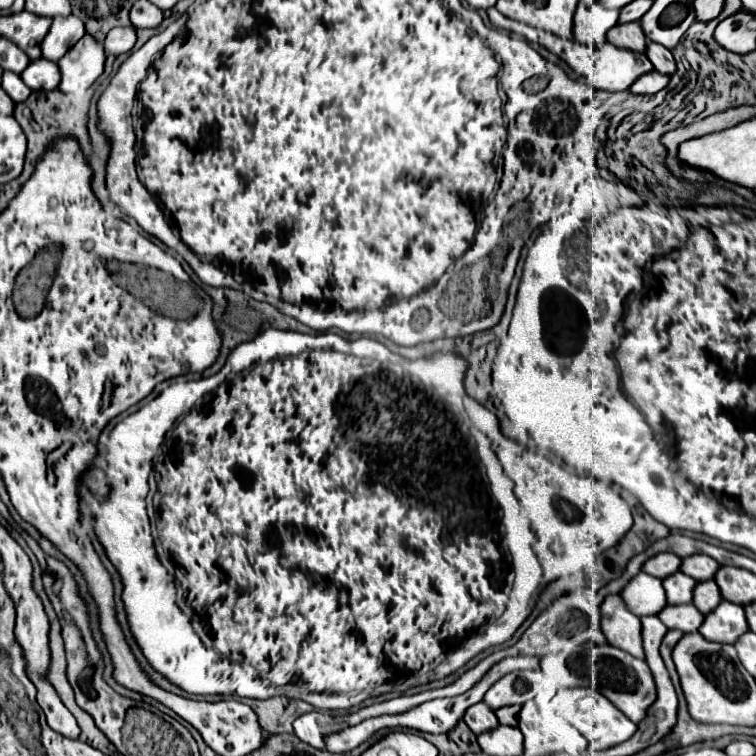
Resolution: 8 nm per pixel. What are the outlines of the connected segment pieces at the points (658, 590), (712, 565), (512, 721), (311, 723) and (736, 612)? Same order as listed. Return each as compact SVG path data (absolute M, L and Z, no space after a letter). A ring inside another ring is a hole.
M643 571L639 575L635 575L619 595L623 597L627 609L631 613L635 613L637 617L657 615L659 609L663 609L663 605L667 605L661 579L651 577Z
M695 553L695 555L689 555L689 557L681 559L681 571L685 575L693 577L695 581L713 579L717 569L719 569L719 563L713 557L703 555L703 553Z
M511 705L511 707L501 707L499 711L495 711L495 715L497 715L501 725L517 727L517 715L519 715L519 711L521 711L519 705Z
M321 711L305 713L293 723L295 735L299 735L299 739L305 743L315 745L317 749L323 749L323 737L335 731L335 727L341 727L341 717L329 717Z
M721 601L711 613L705 615L703 625L699 627L699 633L707 641L711 639L717 643L735 643L745 631L749 631L745 611L731 601Z

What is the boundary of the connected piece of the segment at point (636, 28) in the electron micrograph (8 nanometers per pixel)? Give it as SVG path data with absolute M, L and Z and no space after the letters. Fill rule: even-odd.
M639 21L615 25L607 33L607 41L617 47L623 47L623 49L627 47L631 51L643 51L647 47L647 37L645 37Z

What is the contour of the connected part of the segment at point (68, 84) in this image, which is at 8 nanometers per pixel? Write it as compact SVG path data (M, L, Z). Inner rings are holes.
M85 33L59 61L61 71L61 83L59 89L63 93L75 93L75 91L87 91L97 77L103 73L105 65L105 49L103 45Z

